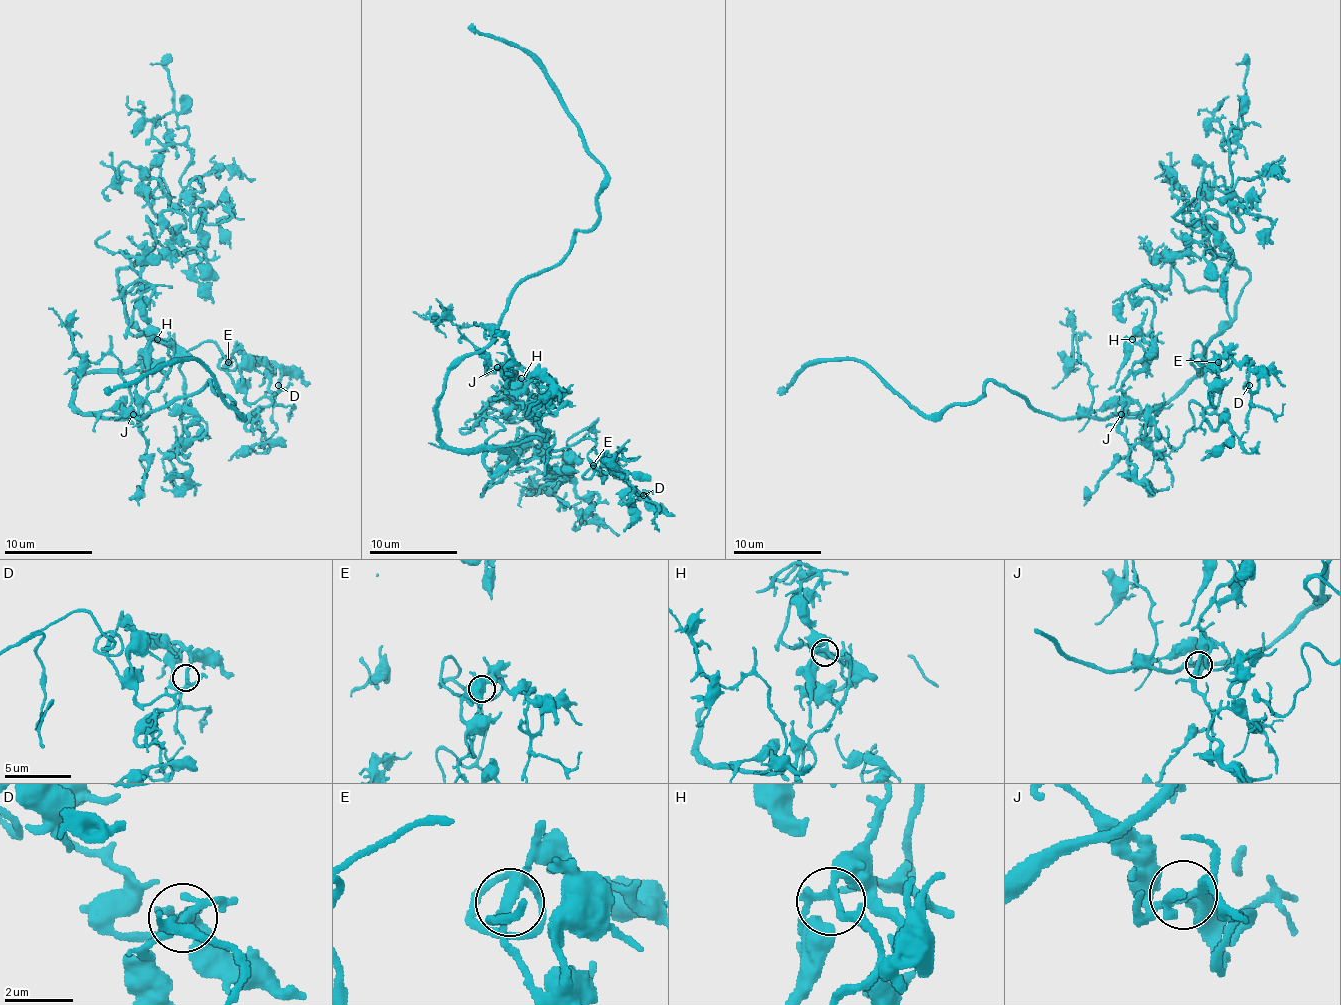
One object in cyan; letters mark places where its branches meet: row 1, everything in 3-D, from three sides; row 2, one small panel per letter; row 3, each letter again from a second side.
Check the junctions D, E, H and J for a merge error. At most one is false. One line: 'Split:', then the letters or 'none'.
Split: none

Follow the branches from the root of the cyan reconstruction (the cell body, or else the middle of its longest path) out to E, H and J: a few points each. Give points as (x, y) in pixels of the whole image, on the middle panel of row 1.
E: (473, 449), (497, 449), (530, 438), (563, 449), (590, 438), (592, 464)
H: (473, 449), (513, 460), (488, 473), (484, 411), (510, 418), (519, 380), (493, 398), (521, 378)
J: (473, 449), (506, 467), (484, 411), (537, 392), (497, 367)

